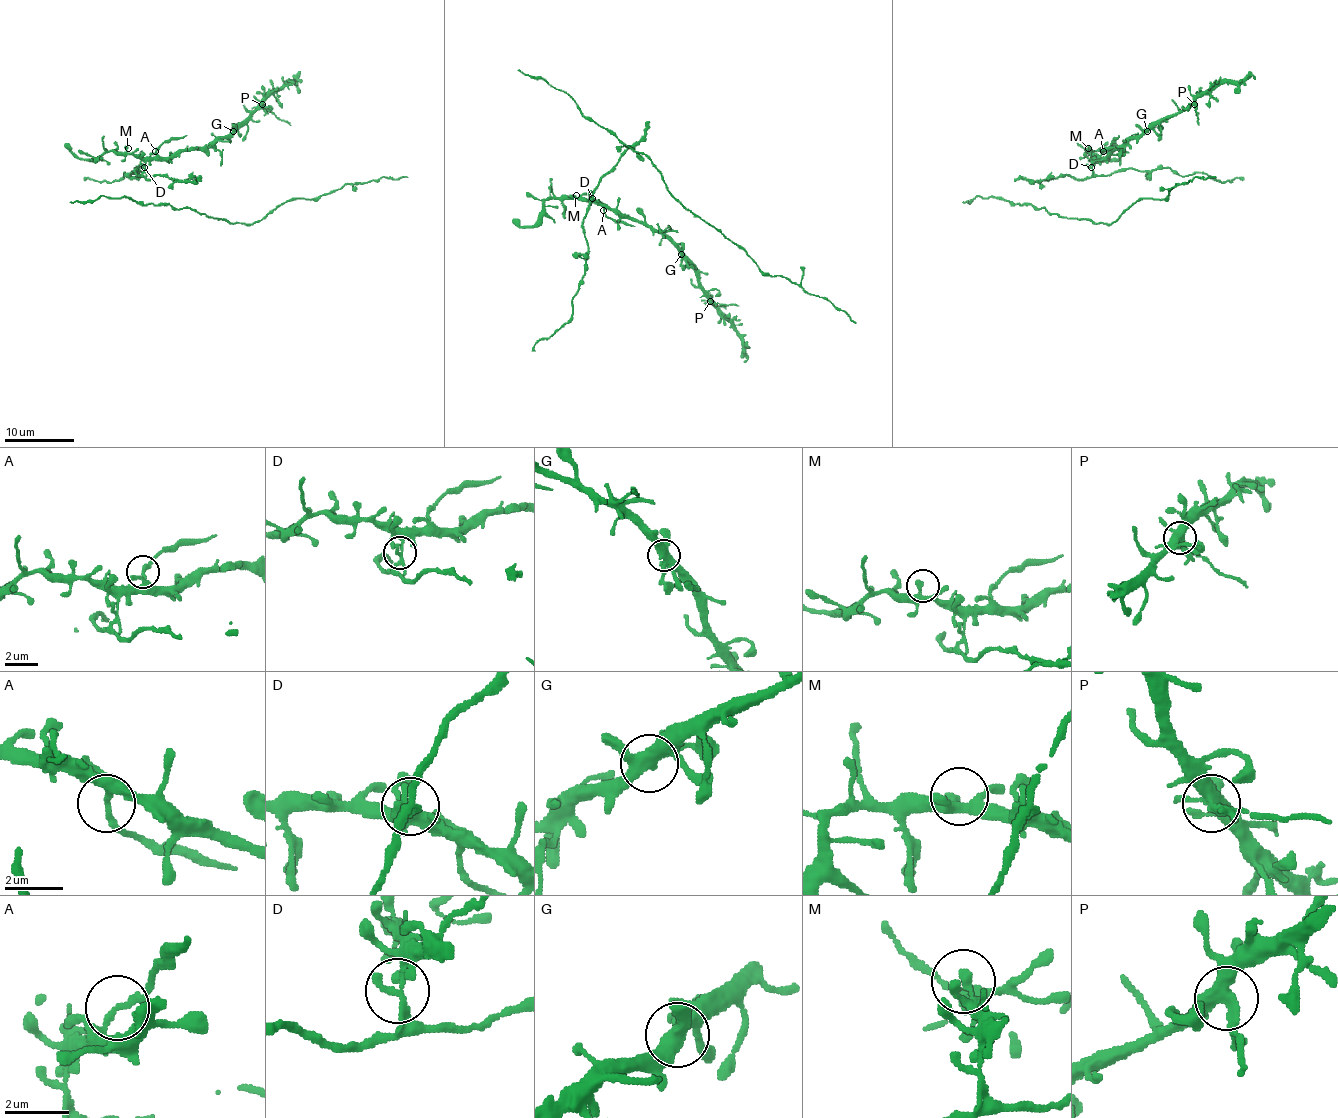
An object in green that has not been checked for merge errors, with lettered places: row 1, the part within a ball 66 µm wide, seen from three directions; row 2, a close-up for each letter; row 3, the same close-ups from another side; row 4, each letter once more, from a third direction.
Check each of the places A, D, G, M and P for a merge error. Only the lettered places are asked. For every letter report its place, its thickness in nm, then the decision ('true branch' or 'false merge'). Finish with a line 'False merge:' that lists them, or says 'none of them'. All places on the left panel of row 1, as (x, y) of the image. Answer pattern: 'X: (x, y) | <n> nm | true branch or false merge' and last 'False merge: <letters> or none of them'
A: (155, 151) | 190 nm | false merge
D: (144, 167) | 260 nm | false merge
G: (233, 131) | 420 nm | true branch
M: (128, 148) | 260 nm | true branch
P: (262, 104) | 400 nm | false merge
False merge: A, D, P

